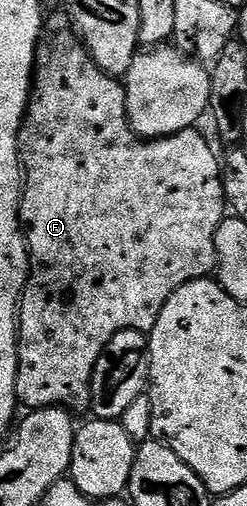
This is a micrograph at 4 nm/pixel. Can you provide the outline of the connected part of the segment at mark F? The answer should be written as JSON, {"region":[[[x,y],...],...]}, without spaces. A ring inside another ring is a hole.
{"region":[[[73,30],[70,31],[58,31],[54,36],[50,36],[50,33],[43,34],[38,45],[36,70],[32,80],[32,94],[26,109],[26,117],[22,120],[22,128],[18,134],[18,158],[22,161],[22,173],[24,176],[24,182],[22,184],[22,225],[25,228],[26,249],[30,252],[30,275],[26,279],[25,289],[22,290],[22,301],[18,309],[18,372],[16,373],[16,393],[18,394],[19,404],[23,408],[26,407],[26,409],[37,409],[40,407],[65,407],[67,409],[75,409],[74,407],[82,407],[82,409],[89,408],[92,373],[96,369],[96,361],[100,361],[100,353],[104,353],[108,341],[112,341],[112,337],[116,337],[116,333],[120,333],[124,329],[136,329],[137,331],[149,333],[156,325],[156,317],[160,317],[160,309],[164,309],[164,304],[168,302],[168,297],[172,297],[172,293],[176,289],[180,289],[180,285],[184,285],[188,281],[205,279],[215,274],[218,266],[216,229],[220,229],[222,220],[227,218],[228,215],[228,200],[222,188],[222,177],[220,174],[220,155],[217,155],[210,148],[209,141],[198,132],[198,129],[181,131],[175,135],[165,135],[162,139],[144,139],[141,135],[137,135],[130,128],[130,122],[128,121],[125,86],[115,76],[104,73],[104,69],[100,69],[100,65],[96,65],[96,61],[91,57],[90,52],[76,38],[75,32]]]}

